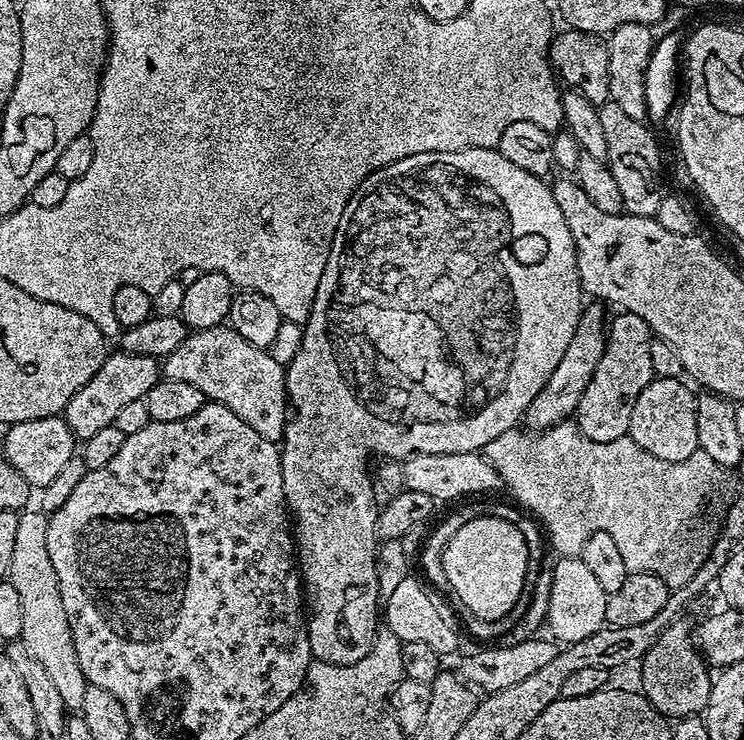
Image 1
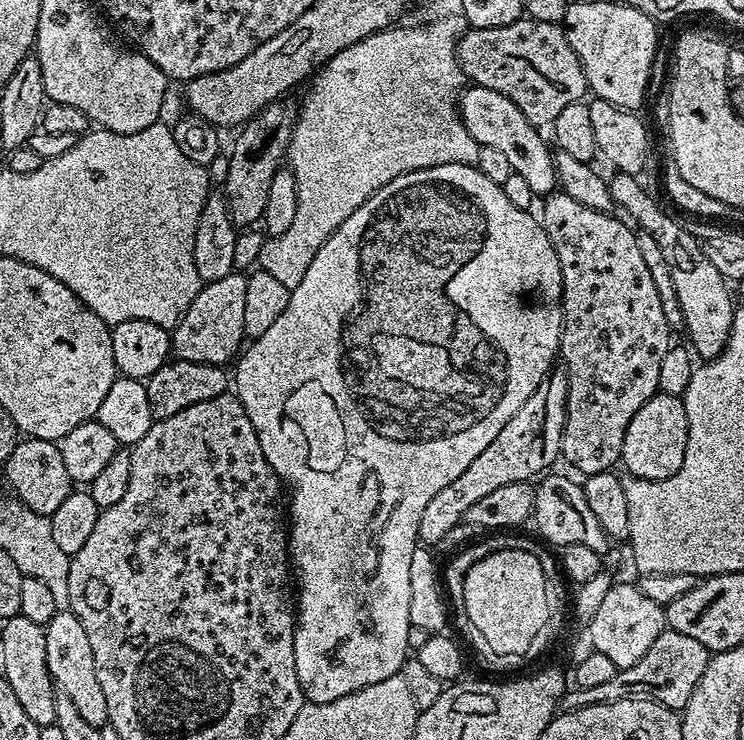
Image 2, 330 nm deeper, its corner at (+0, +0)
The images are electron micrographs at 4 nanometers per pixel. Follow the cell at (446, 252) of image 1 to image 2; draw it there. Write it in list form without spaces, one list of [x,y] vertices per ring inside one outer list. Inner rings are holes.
[[[443,164],[398,174],[398,178],[386,182],[386,186],[382,186],[369,200],[362,202],[362,206],[358,206],[358,210],[354,210],[354,214],[350,214],[350,218],[346,218],[346,222],[342,222],[342,226],[338,226],[338,230],[321,246],[318,254],[314,254],[314,262],[310,262],[310,270],[306,270],[302,282],[298,282],[296,287],[291,289],[289,304],[282,314],[278,315],[278,320],[264,334],[253,339],[243,349],[239,359],[235,361],[234,395],[246,410],[246,414],[258,434],[262,454],[266,454],[266,462],[276,471],[276,475],[280,477],[290,493],[288,546],[290,564],[294,569],[294,584],[298,589],[294,658],[298,670],[298,682],[300,689],[304,691],[305,701],[314,704],[334,702],[346,694],[362,690],[374,682],[382,682],[386,678],[395,676],[403,669],[404,661],[410,656],[408,647],[410,625],[405,619],[408,615],[408,603],[410,602],[410,554],[418,546],[422,510],[426,510],[430,498],[434,498],[434,494],[438,494],[438,490],[442,490],[442,486],[450,486],[450,482],[454,482],[454,478],[458,478],[458,474],[462,474],[462,470],[466,470],[466,466],[470,466],[470,462],[474,462],[474,458],[478,458],[478,454],[482,454],[482,450],[486,450],[486,446],[490,446],[490,442],[494,442],[494,438],[498,438],[498,430],[502,430],[502,426],[506,426],[506,422],[510,422],[510,418],[514,418],[514,414],[518,414],[522,402],[526,402],[526,398],[530,398],[530,394],[534,394],[534,390],[538,390],[538,386],[554,367],[554,361],[560,350],[560,329],[562,327],[562,301],[564,298],[562,274],[560,273],[558,254],[554,250],[550,238],[544,233],[544,225],[537,217],[535,220],[531,216],[532,214],[531,211],[514,206],[514,202],[510,202],[510,198],[506,198],[501,185],[492,182],[486,174],[480,172],[478,167],[471,164]]]

